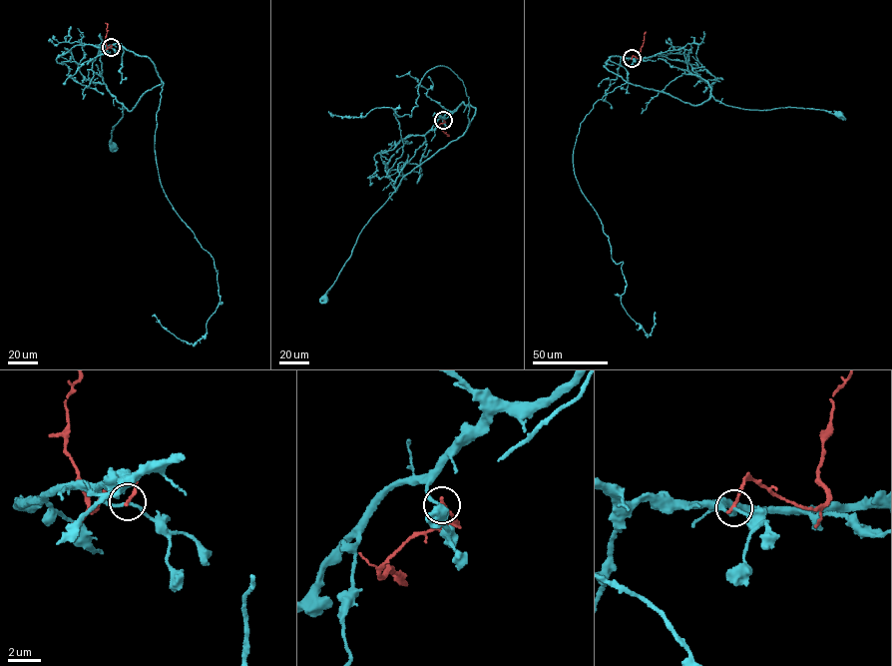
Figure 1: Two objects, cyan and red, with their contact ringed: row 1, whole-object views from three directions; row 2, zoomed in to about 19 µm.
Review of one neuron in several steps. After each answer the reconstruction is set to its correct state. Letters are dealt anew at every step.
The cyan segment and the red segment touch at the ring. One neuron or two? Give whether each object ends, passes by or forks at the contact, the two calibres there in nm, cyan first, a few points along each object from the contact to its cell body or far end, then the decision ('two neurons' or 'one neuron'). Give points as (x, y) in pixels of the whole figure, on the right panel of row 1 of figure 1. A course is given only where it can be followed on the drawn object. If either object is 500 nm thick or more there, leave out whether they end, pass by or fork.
cyan passes by; red ends; calibres 180 and 200 nm; course cyan (632, 58), (613, 56), (604, 65), (631, 84), (690, 104), (712, 96), (744, 109), (799, 107), (839, 114); course red (632, 58), (633, 56), (640, 57), (646, 32); two neurons

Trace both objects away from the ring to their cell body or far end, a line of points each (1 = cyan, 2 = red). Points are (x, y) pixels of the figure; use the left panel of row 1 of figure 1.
1: (111, 48), (118, 43), (146, 56), (161, 83), (143, 94), (132, 110), (122, 104), (112, 145)
2: (111, 48), (106, 44), (105, 23)

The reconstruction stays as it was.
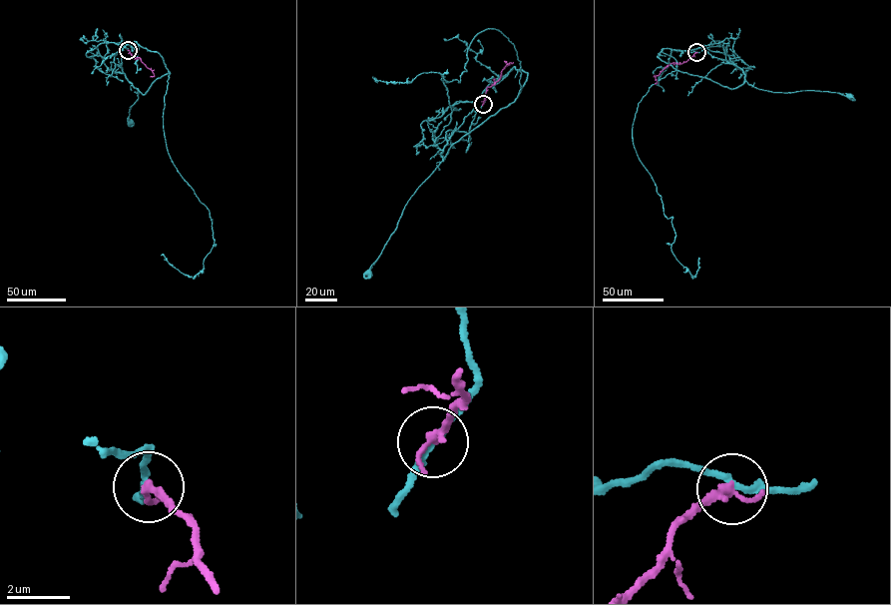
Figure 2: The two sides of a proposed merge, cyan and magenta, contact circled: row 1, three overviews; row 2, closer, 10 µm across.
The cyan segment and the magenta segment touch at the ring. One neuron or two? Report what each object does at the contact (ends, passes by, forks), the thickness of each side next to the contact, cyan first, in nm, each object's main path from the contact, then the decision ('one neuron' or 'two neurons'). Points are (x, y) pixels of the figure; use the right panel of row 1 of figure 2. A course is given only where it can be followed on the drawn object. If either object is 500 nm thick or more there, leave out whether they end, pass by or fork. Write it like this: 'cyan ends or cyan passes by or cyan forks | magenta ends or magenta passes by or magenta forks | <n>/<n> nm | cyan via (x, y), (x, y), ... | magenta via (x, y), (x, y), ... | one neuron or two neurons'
cyan passes by | magenta ends | 190/320 nm | cyan via (696, 52), (665, 48), (657, 57), (677, 70), (727, 88), (746, 81), (772, 92), (817, 90), (850, 96) | magenta via (696, 52), (681, 64), (668, 65), (656, 76), (656, 84) | two neurons

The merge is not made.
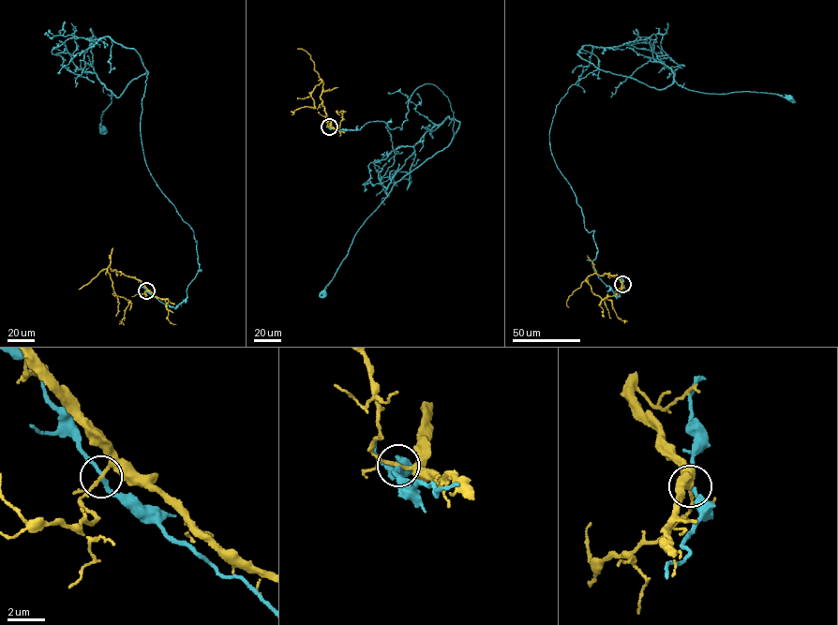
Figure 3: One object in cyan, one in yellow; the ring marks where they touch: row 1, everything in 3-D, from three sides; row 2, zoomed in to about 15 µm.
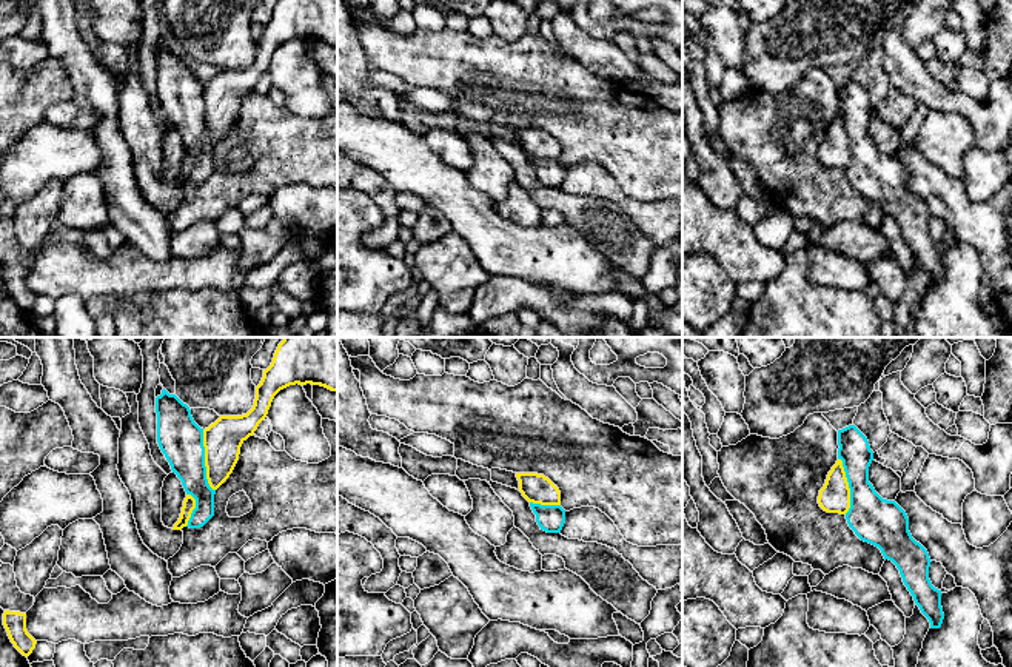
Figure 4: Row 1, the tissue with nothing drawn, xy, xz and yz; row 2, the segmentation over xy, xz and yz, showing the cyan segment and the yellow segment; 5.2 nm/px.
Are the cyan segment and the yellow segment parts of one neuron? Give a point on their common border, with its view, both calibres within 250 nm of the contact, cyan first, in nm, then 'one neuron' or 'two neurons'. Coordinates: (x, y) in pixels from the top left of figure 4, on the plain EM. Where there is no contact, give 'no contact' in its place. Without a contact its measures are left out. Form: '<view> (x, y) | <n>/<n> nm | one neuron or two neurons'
xy (204, 116) | 240/200 nm | two neurons

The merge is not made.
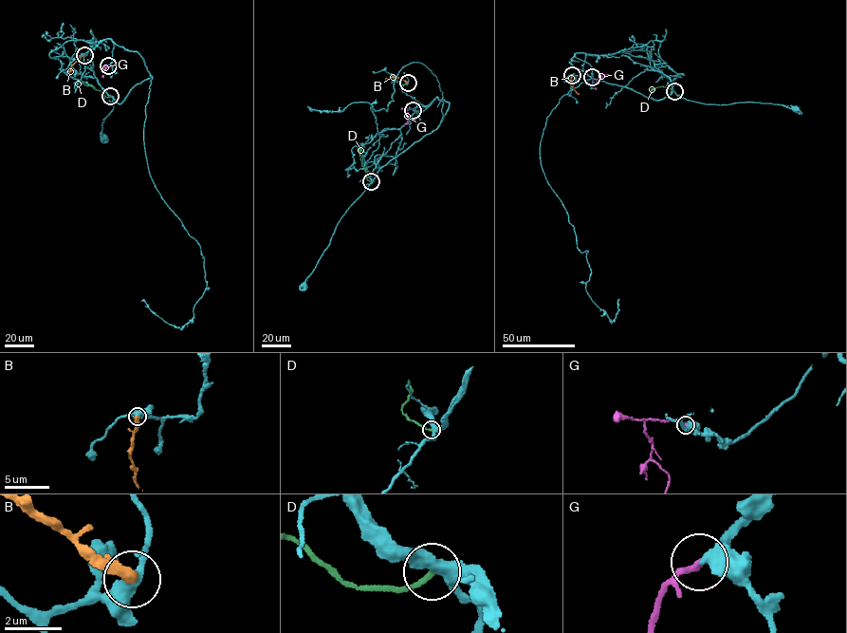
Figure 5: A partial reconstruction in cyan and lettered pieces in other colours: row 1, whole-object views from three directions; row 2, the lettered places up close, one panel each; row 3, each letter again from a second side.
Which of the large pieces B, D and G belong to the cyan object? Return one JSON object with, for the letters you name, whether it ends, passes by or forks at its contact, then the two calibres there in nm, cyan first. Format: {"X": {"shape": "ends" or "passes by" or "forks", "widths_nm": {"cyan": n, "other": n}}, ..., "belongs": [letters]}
{"G": {"shape": "ends", "widths_nm": {"cyan": 440, "other": 240}}, "belongs": ["G"]}

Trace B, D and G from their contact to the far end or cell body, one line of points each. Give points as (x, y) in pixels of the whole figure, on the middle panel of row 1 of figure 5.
B: (407, 83), (396, 77), (385, 80)
D: (371, 181), (366, 178), (368, 174), (362, 166), (360, 147)
G: (413, 110), (406, 109), (410, 121), (404, 124)

